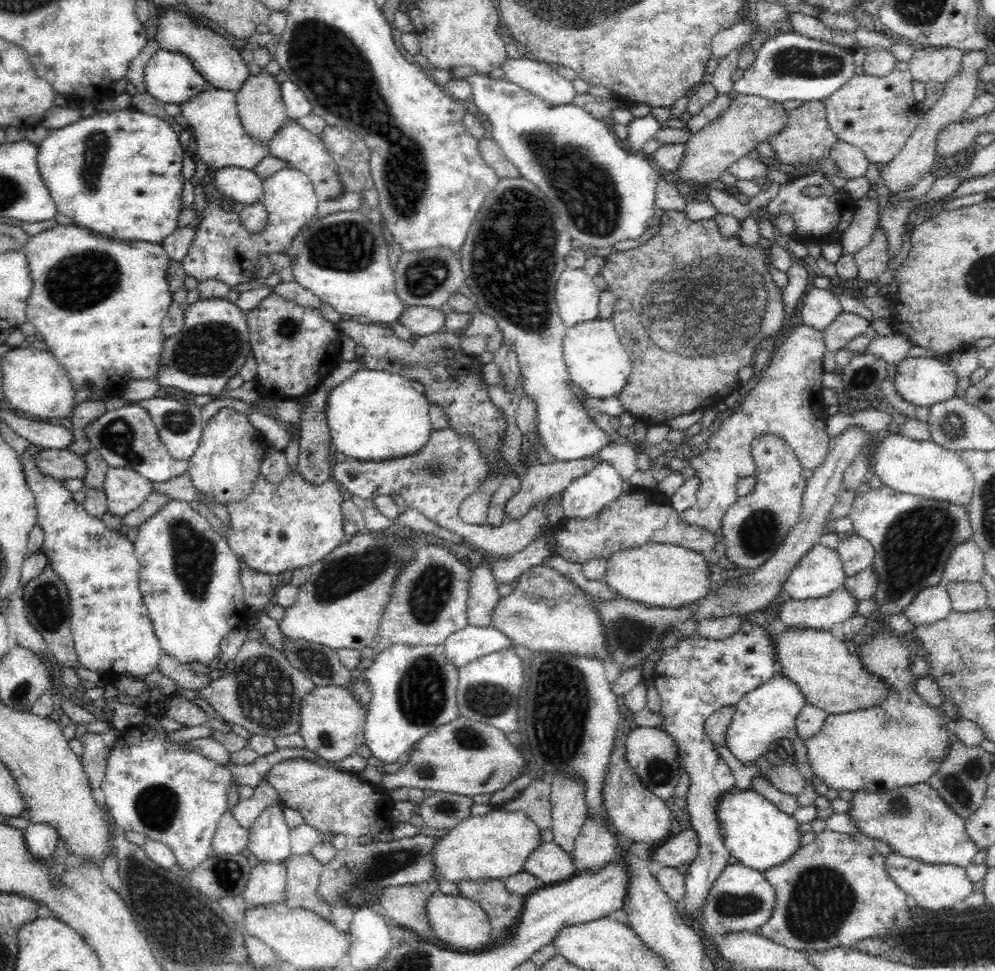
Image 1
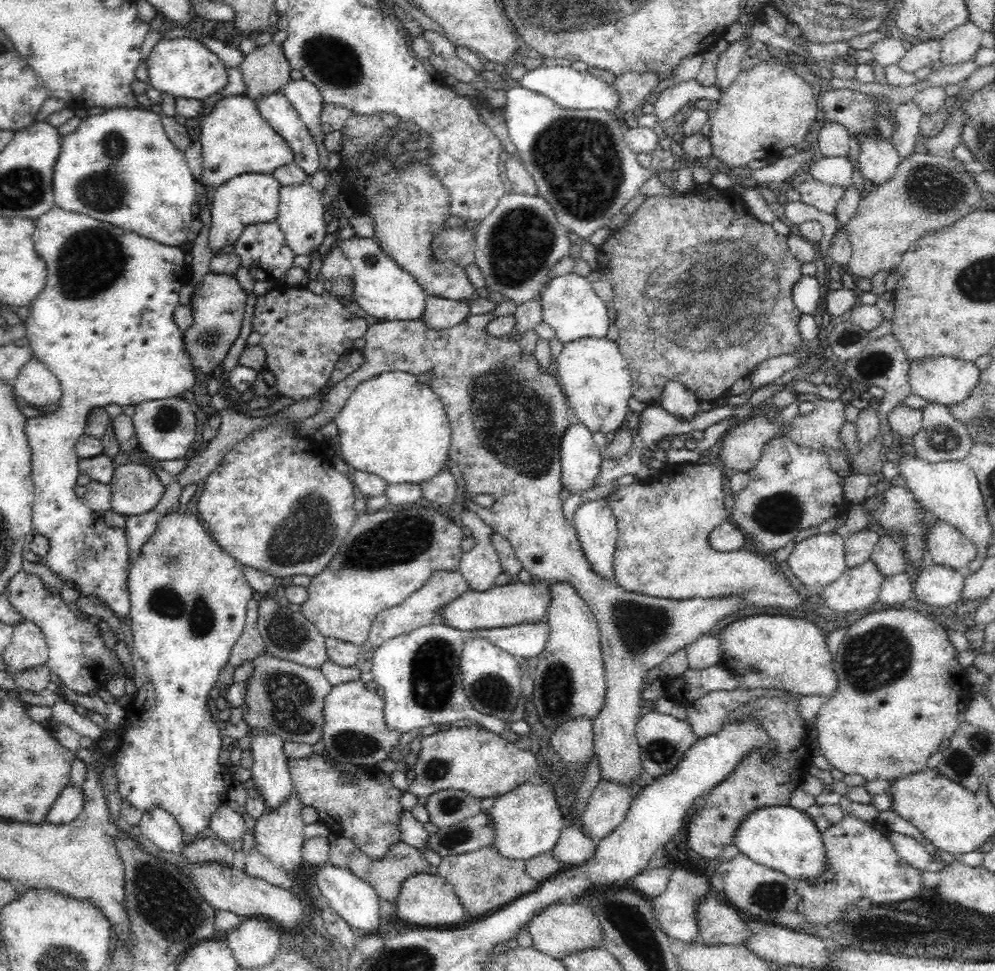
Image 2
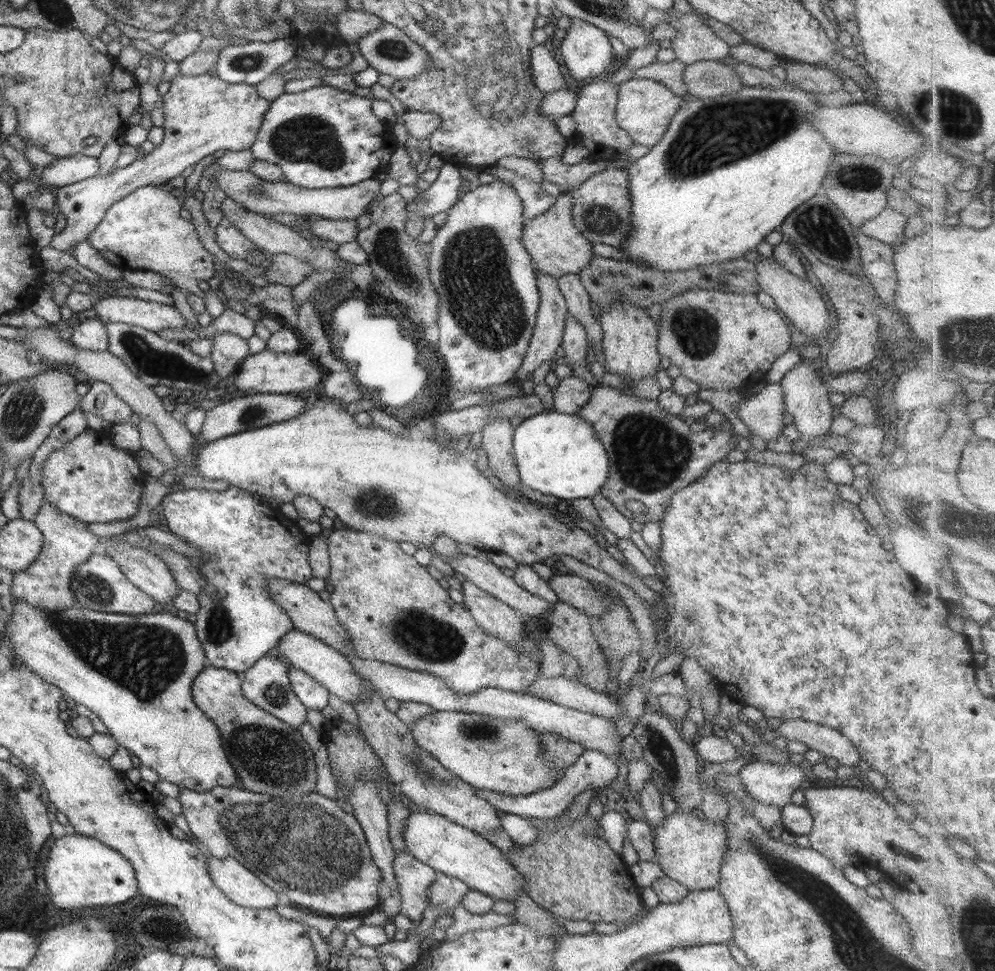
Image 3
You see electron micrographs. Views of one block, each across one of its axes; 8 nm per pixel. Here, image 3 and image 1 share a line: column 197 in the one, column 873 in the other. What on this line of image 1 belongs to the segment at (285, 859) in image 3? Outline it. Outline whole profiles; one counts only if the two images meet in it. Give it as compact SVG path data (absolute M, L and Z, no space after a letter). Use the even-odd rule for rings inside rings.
M928 784L904 786L886 792L856 791L848 814L864 836L886 842L892 852L928 864L966 867L978 847L966 833L964 819L956 815Z

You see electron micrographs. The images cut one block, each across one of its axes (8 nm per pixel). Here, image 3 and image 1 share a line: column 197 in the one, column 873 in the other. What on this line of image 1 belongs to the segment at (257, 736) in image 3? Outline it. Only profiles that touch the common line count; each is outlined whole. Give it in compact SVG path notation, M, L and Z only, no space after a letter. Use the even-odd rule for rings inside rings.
M784 630L771 634L774 639L776 670L803 692L806 702L828 715L873 707L885 699L887 684L868 672L850 645L822 630Z

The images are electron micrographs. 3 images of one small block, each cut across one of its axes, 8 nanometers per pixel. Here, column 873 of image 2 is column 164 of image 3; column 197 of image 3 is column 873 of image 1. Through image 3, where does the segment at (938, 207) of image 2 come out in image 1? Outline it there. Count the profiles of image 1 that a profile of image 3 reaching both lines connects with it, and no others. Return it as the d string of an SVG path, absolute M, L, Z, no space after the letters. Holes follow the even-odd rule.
M881 228L874 229L870 242L860 250L853 252L858 269L858 278L866 280L868 287L862 292L868 297L874 297L879 292L878 276L886 272L890 257L888 257L888 237Z

